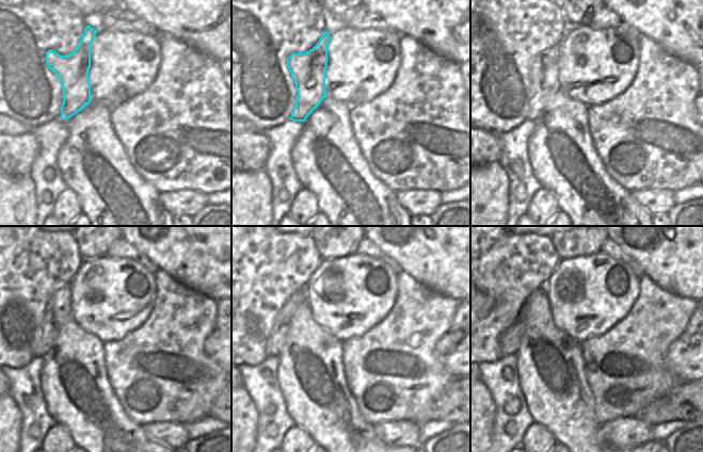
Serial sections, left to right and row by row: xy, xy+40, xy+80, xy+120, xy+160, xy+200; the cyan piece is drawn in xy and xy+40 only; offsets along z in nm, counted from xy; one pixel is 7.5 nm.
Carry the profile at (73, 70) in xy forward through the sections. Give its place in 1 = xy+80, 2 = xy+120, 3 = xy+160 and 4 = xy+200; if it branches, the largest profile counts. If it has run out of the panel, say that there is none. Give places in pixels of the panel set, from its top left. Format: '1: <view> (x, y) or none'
1: xy+80 (544, 85)
2: xy+120 (59, 310)
3: xy+160 (277, 336)
4: xy+200 (509, 340)

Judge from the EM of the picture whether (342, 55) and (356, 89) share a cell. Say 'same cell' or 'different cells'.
same cell

